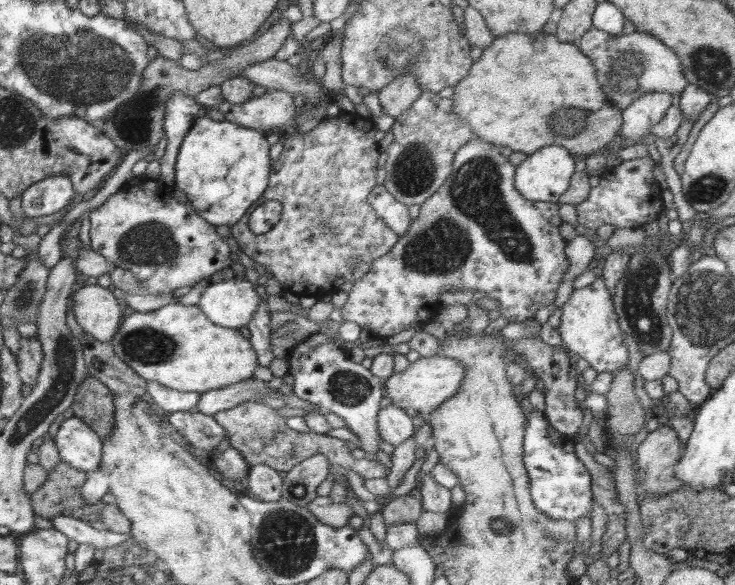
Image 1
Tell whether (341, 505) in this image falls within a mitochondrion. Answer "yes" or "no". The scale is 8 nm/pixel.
no

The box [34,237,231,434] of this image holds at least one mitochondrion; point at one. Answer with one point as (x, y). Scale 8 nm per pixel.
(148, 346)

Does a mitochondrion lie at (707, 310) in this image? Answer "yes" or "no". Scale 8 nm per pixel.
yes

